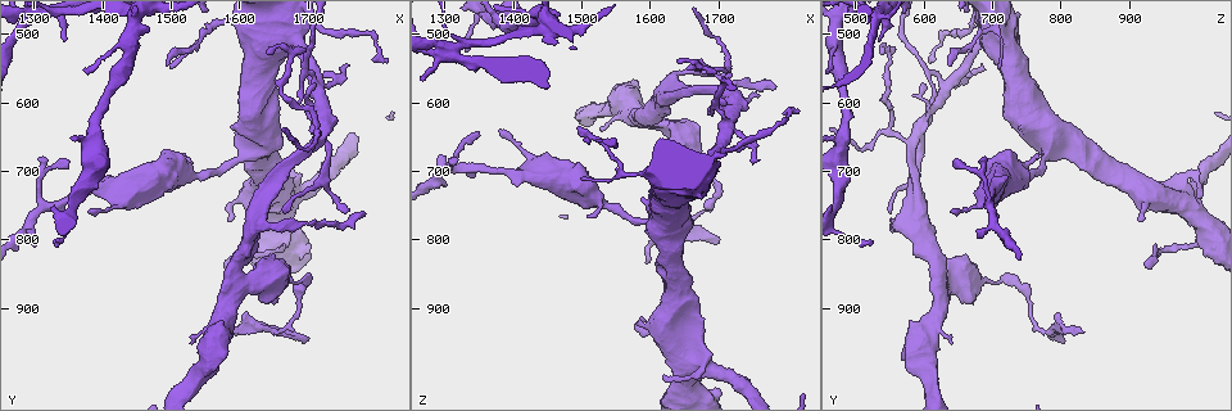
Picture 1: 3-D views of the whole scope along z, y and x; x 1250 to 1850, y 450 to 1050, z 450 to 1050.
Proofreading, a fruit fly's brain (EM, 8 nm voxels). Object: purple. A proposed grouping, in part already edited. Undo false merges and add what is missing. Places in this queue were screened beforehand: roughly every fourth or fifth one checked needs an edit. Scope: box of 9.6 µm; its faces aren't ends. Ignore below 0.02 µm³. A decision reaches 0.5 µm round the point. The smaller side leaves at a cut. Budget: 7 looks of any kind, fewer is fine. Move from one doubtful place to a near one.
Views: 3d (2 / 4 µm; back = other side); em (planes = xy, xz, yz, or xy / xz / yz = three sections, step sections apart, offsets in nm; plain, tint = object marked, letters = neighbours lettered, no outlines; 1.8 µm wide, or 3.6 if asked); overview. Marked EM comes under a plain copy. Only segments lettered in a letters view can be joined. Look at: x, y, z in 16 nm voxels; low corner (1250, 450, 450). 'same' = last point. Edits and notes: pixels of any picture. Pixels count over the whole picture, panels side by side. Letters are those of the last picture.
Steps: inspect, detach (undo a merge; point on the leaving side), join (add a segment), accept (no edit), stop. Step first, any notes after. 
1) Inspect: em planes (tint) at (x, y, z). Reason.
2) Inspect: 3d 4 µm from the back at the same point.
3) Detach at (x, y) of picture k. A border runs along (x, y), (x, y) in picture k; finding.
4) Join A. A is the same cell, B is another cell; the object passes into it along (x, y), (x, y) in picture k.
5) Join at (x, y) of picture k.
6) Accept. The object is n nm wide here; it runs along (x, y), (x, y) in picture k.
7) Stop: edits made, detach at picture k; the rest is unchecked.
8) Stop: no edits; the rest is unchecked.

Inspect: 3d 2 µm from the back at (1500, 550, 715). Tapers out.

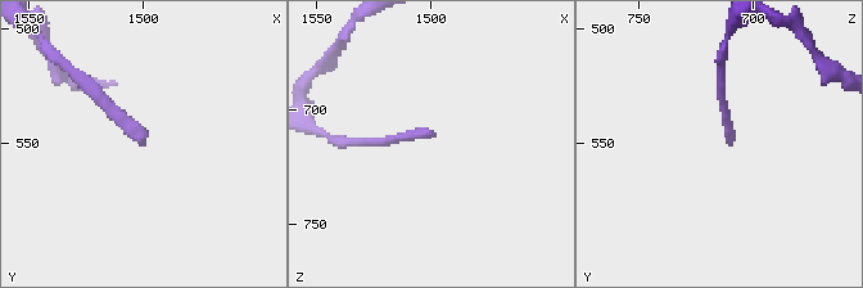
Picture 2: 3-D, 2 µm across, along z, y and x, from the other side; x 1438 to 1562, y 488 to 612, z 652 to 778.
Inspect: em planes (letters) at (1501, 550, 709). Now the EM.

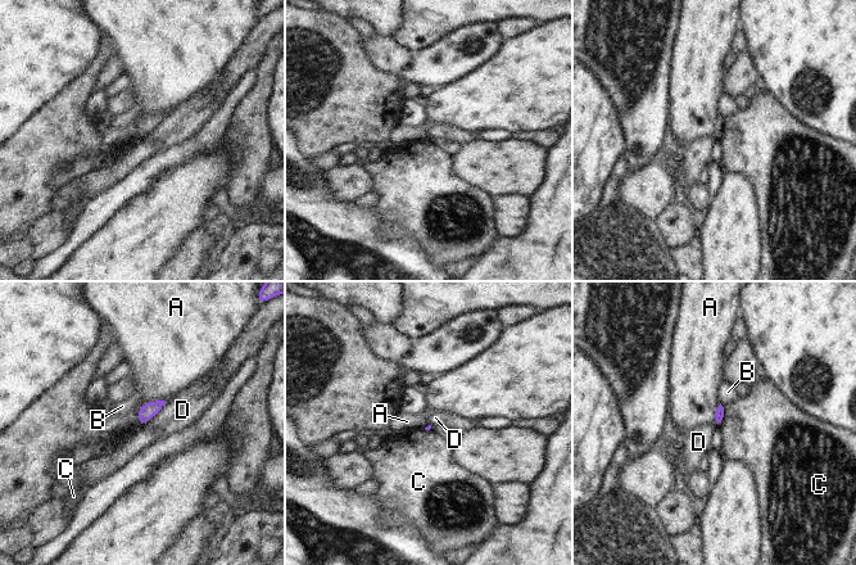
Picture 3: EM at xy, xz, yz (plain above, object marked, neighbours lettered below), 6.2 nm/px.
Accept. The longest contact is with A, 220 nm; A, B, C and D are other cells; a border runs along (166, 401), (146, 402), (139, 424) in picture 3; none of them fits.

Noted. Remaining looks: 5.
Inspect: em 3.6 µm xz step 8 (tint) at (1650, 855, 660). Sudden change in width.

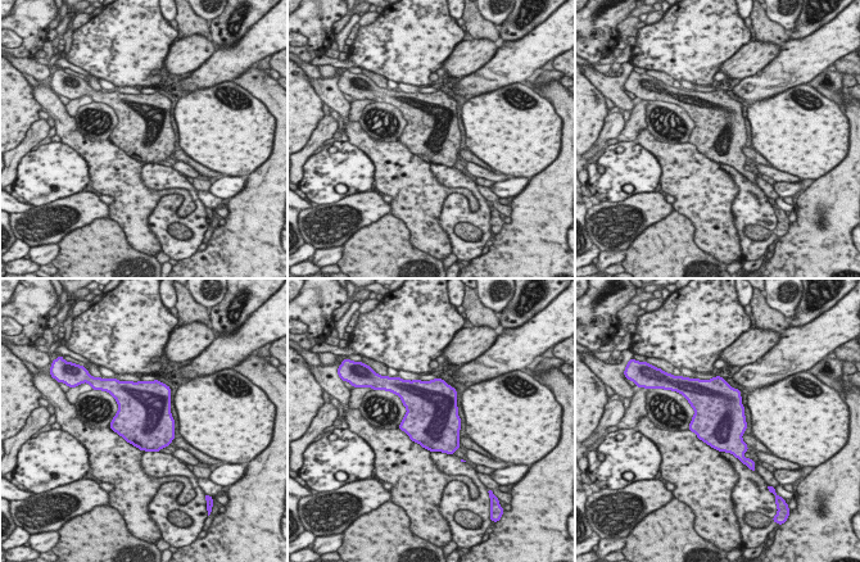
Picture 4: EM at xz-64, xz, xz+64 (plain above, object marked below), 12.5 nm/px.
Inspect: em 3.6 µm planes (letters) at the same point. Another direction.

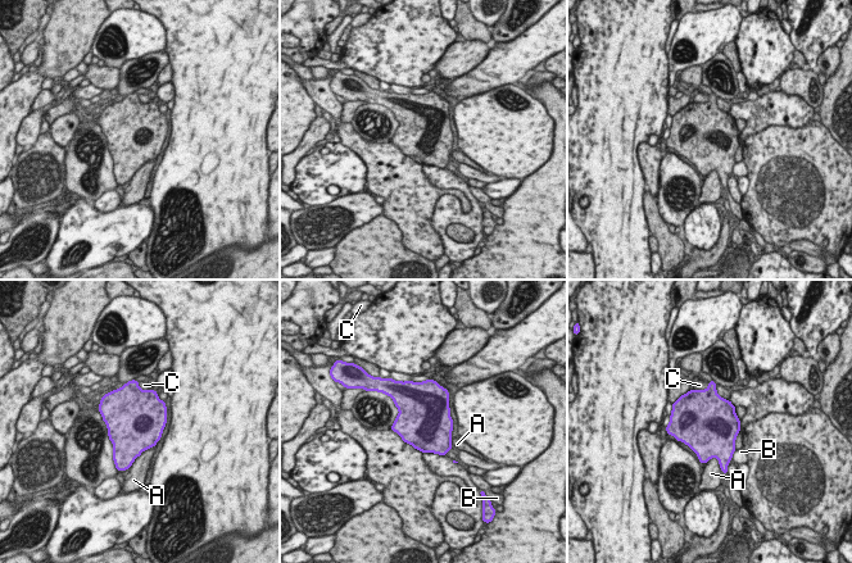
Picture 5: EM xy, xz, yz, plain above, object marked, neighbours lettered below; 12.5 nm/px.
Accept. The longest contact is with A, 440 nm; A, B and C are other cells; a border runs along (154, 445), (145, 449), (128, 467) in picture 5; all the same neuron.

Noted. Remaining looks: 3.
Inspect: em yz step 16 (letters) at (1760, 760, 590). Branch stops here.

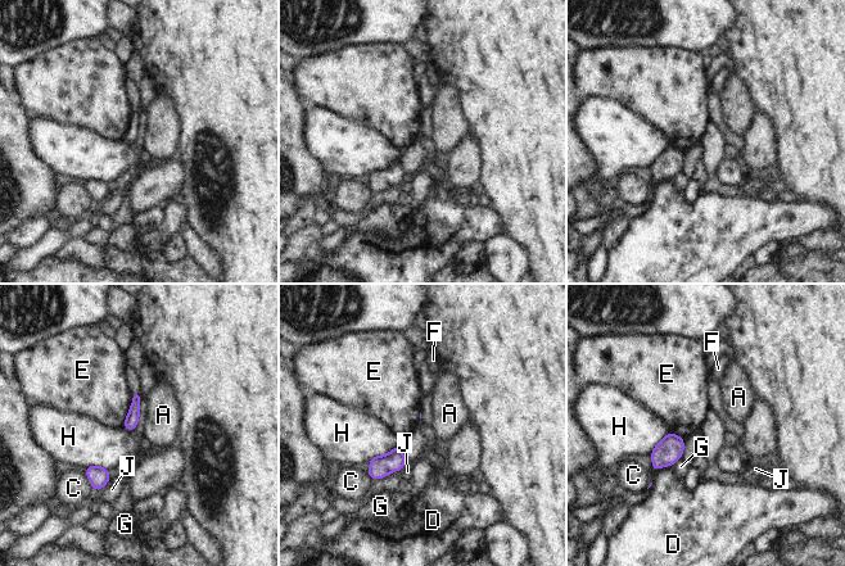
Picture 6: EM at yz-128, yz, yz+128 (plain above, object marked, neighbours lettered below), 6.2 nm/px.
Accept. A, C, D, E, F, G, H and J are other cells; a border runs along (136, 394), (121, 425) in picture 6; none of them fits.

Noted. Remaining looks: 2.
Stop: no edits; the rest is unchecked.

